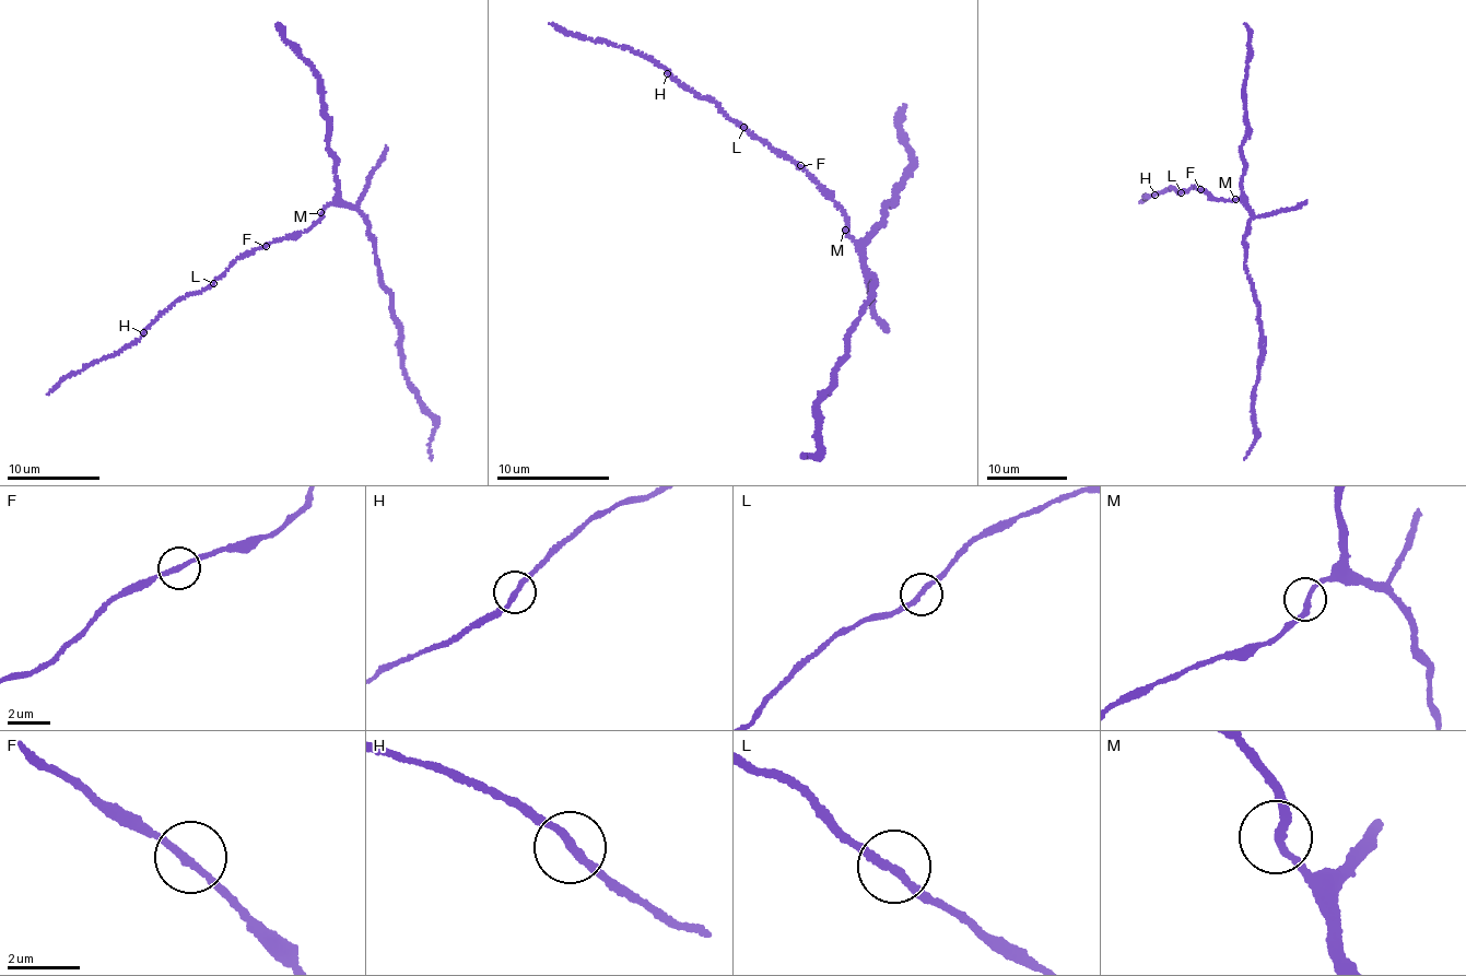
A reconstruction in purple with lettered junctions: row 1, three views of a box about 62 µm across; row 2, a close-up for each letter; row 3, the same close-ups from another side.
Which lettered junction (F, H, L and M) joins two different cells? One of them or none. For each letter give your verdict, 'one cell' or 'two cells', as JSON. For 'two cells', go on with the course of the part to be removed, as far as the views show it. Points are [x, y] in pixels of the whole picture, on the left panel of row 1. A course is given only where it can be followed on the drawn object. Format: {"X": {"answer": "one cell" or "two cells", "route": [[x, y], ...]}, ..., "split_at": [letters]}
{"F": {"answer": "one cell"}, "H": {"answer": "one cell"}, "L": {"answer": "one cell"}, "M": {"answer": "one cell"}, "split_at": []}

